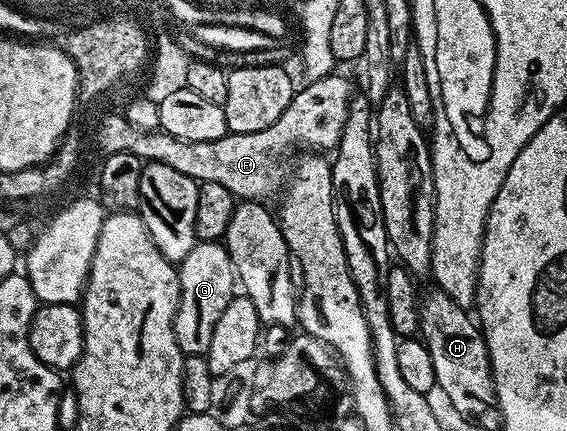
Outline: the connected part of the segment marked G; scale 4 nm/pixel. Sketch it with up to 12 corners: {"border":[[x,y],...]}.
{"border":[[197,241],[178,262],[174,335],[207,354],[238,289],[228,246]]}

